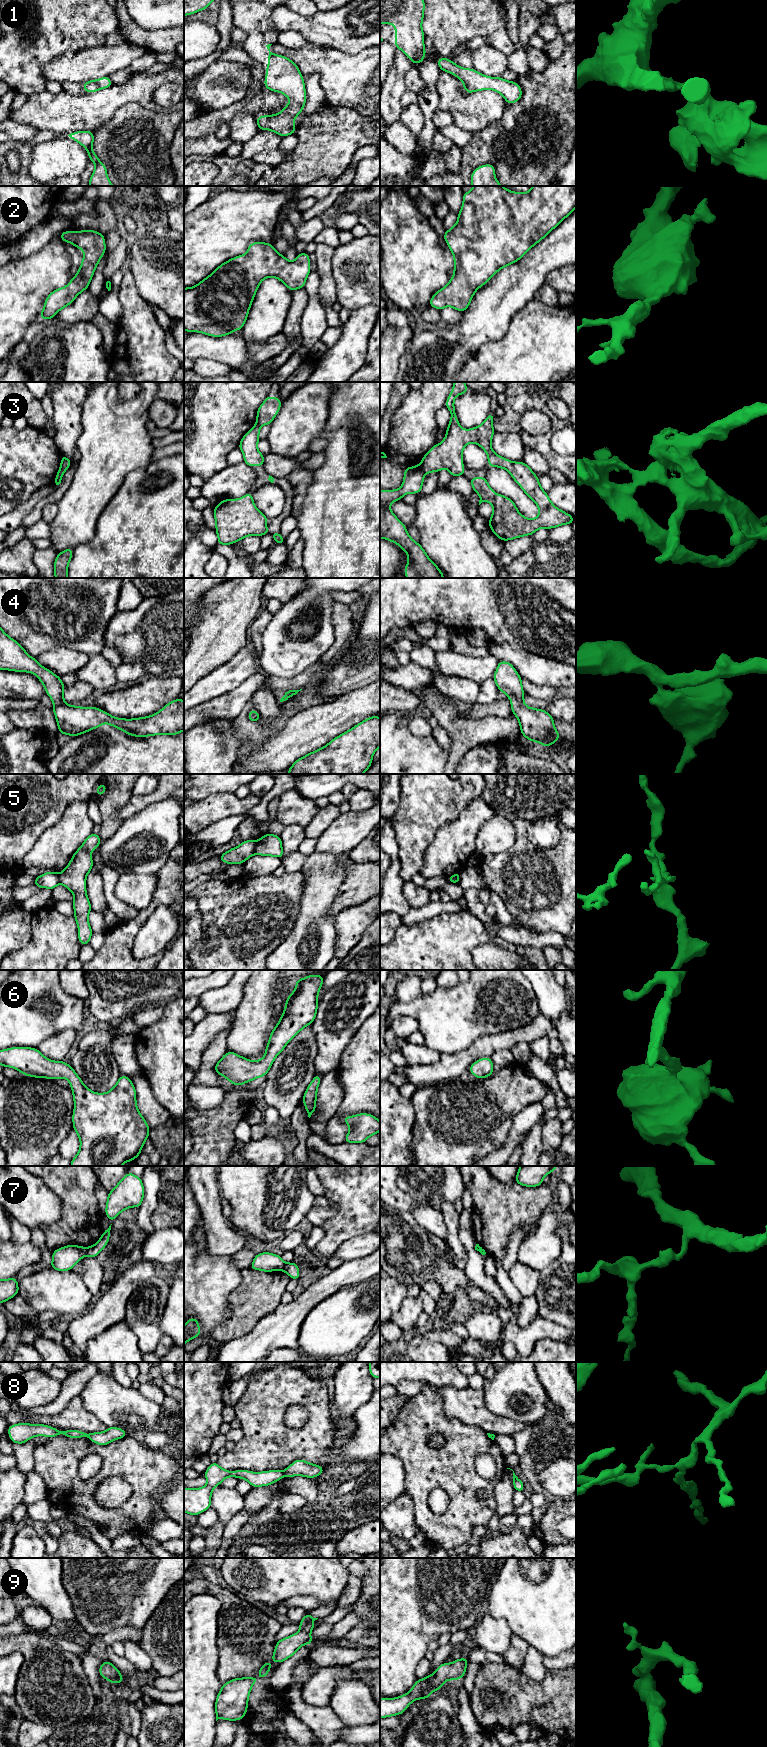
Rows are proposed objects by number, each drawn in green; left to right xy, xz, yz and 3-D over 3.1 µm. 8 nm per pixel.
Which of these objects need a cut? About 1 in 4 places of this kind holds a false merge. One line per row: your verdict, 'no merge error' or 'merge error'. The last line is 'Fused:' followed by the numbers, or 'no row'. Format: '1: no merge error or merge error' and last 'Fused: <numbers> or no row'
1: no merge error
2: no merge error
3: merge error
4: no merge error
5: merge error
6: no merge error
7: merge error
8: merge error
9: no merge error
Fused: 3, 5, 7, 8

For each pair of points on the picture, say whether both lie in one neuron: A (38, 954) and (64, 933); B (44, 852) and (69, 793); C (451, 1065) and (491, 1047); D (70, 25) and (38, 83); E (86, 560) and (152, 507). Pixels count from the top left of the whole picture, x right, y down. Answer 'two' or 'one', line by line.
A: one
B: two
C: one
D: one
E: one

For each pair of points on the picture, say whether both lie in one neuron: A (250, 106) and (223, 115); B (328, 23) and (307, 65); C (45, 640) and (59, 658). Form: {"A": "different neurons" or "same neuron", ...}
{"A": "same neuron", "B": "different neurons", "C": "different neurons"}

